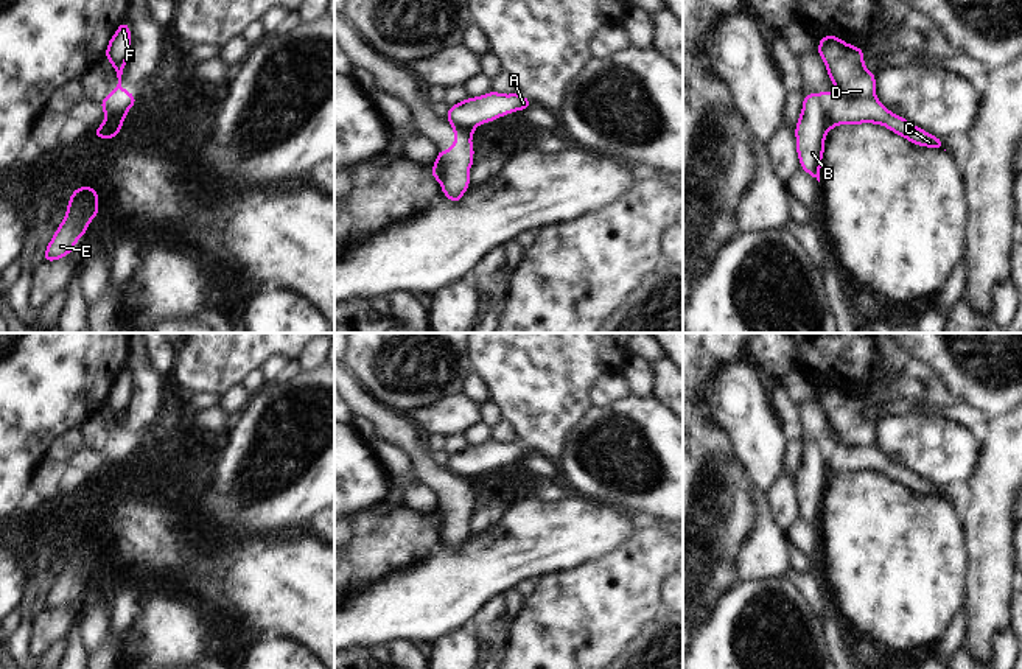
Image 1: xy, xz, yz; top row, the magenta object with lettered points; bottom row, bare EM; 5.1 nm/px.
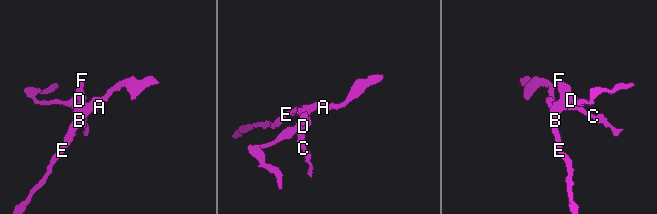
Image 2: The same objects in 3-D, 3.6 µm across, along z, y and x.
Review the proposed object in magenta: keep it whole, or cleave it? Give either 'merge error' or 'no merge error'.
merge error

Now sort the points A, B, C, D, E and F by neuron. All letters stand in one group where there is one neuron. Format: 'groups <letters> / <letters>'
groups A B E / C D F

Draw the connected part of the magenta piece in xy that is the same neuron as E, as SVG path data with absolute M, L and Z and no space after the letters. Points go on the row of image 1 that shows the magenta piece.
M90 185L73 190L65 218L45 247L44 261L50 263L64 258L73 250L76 241L87 232L89 222L98 218L98 199L98 191Z

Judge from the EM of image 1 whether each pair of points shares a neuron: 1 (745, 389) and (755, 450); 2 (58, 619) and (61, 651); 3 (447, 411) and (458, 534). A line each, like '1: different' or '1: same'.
1: same
2: different
3: different

